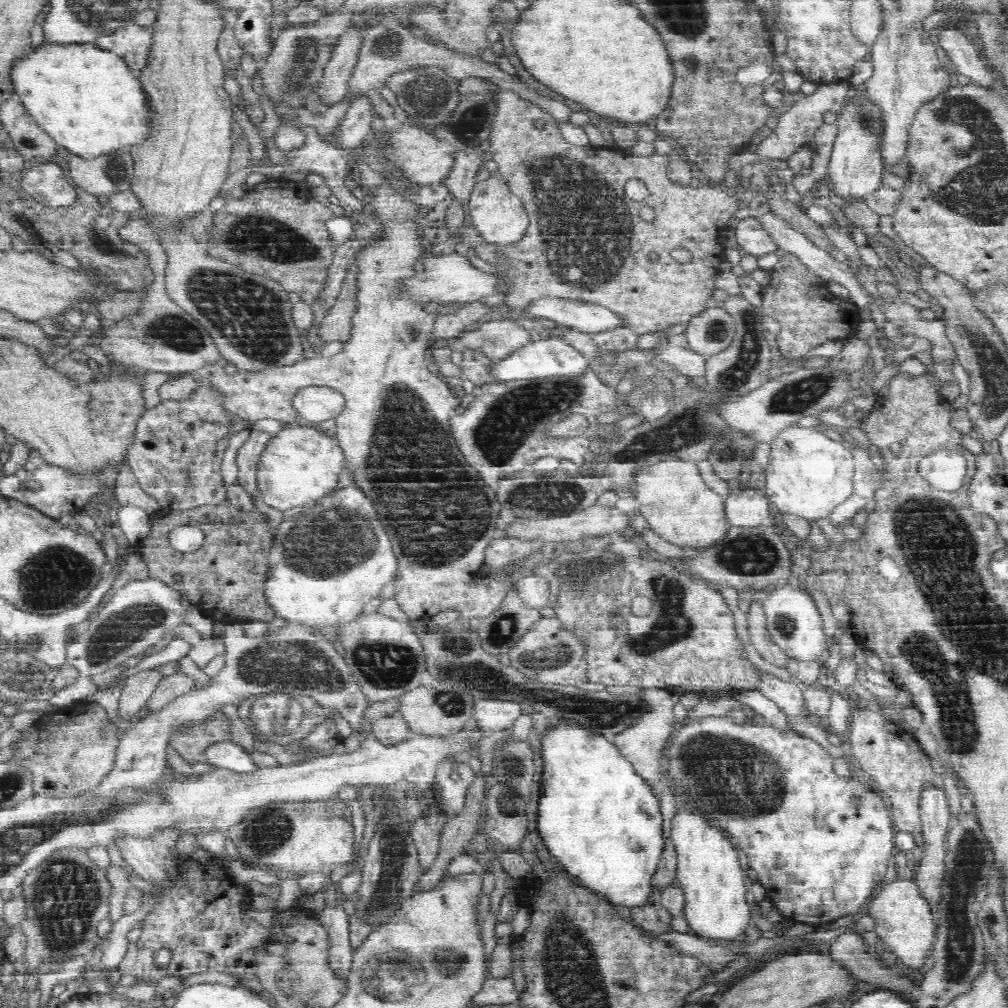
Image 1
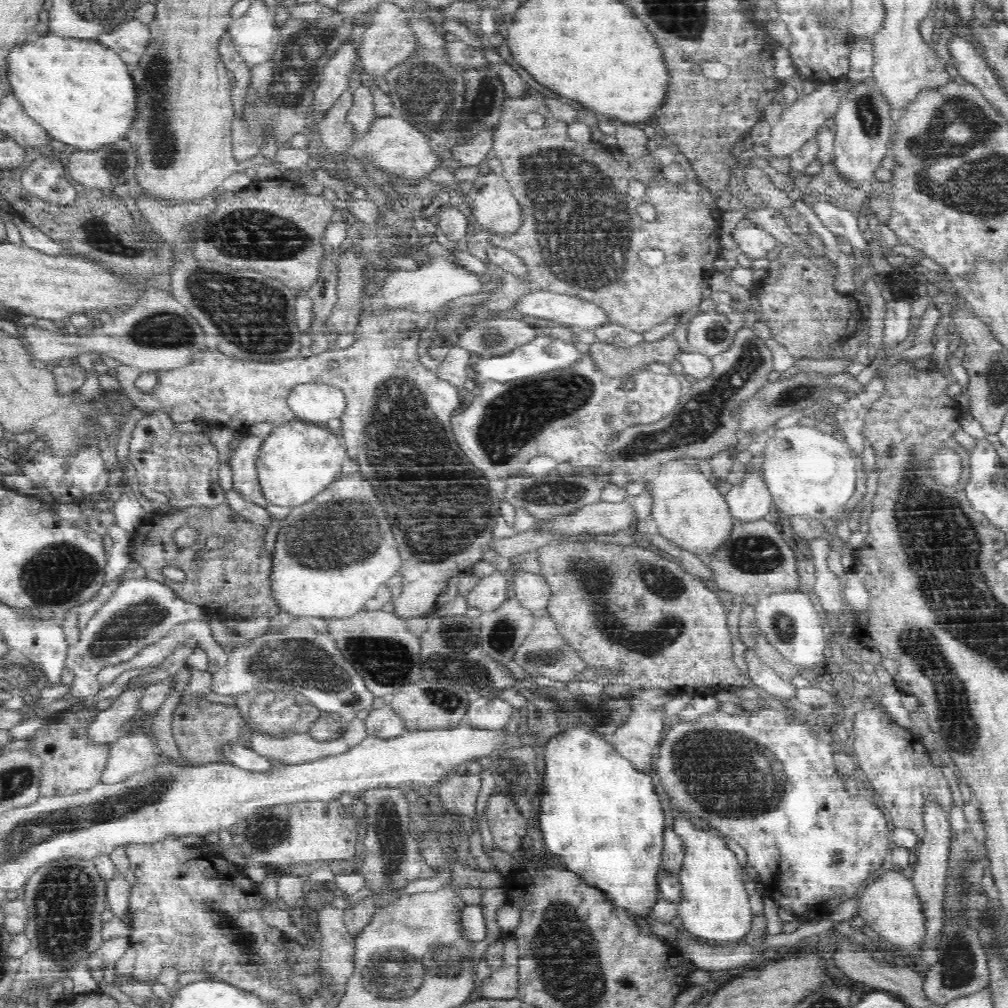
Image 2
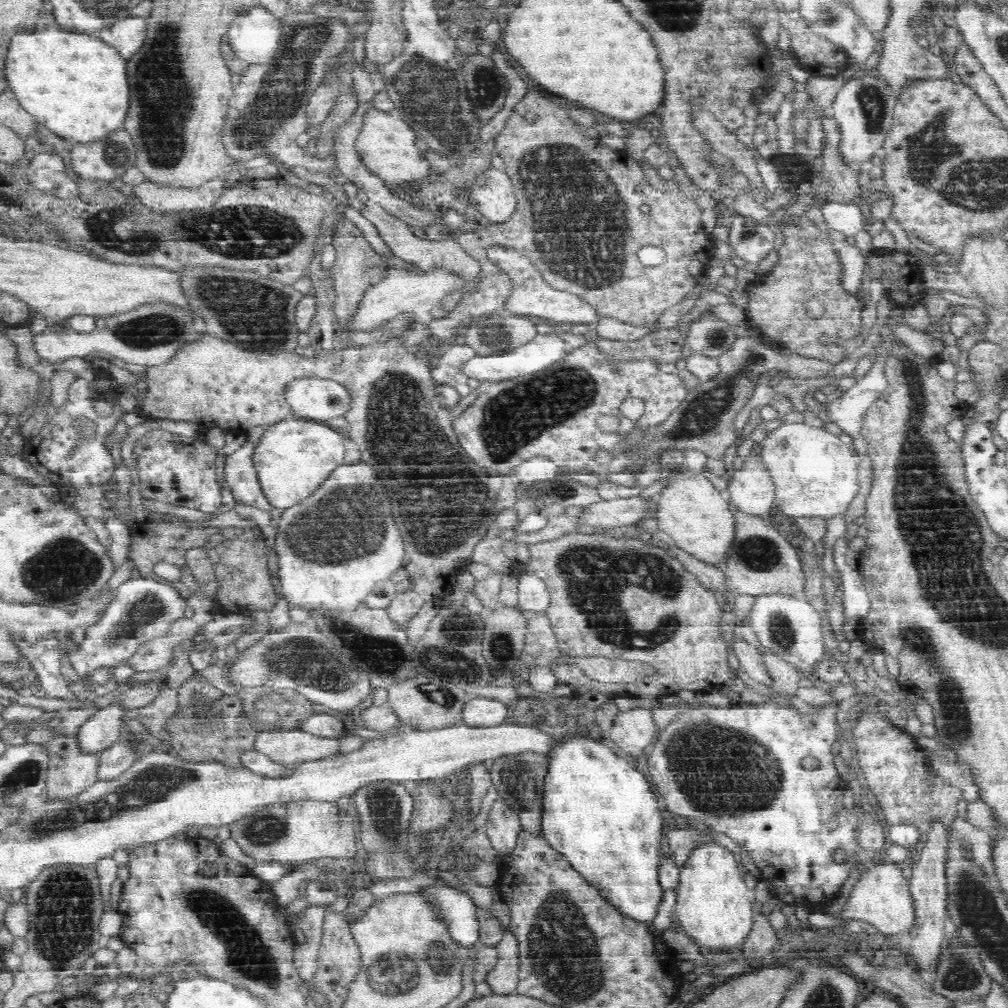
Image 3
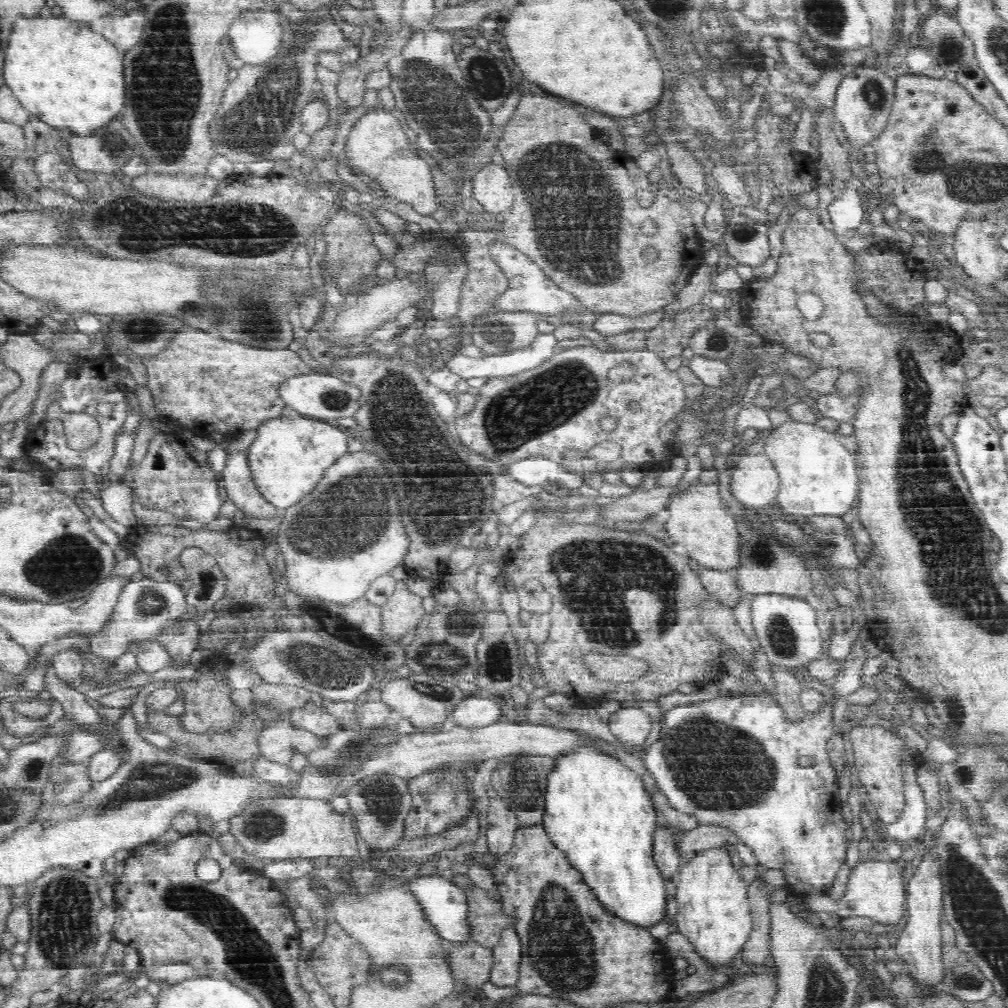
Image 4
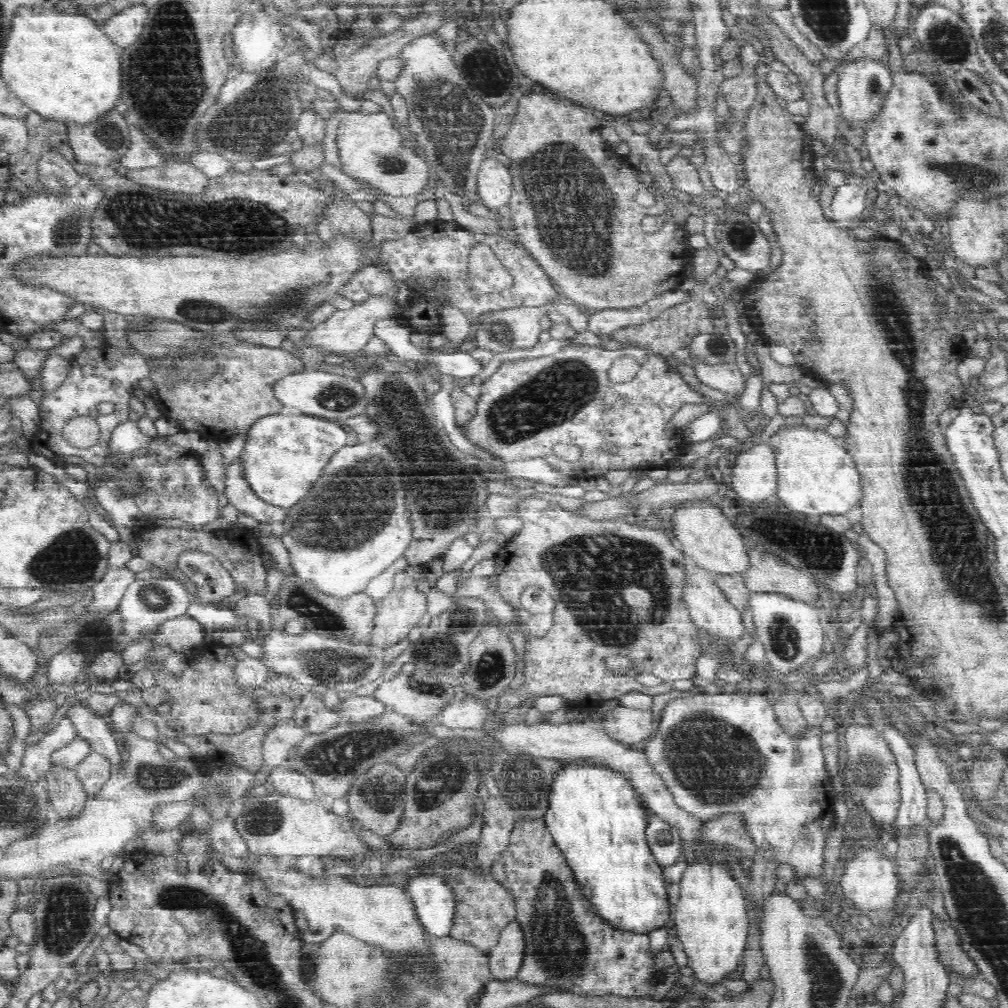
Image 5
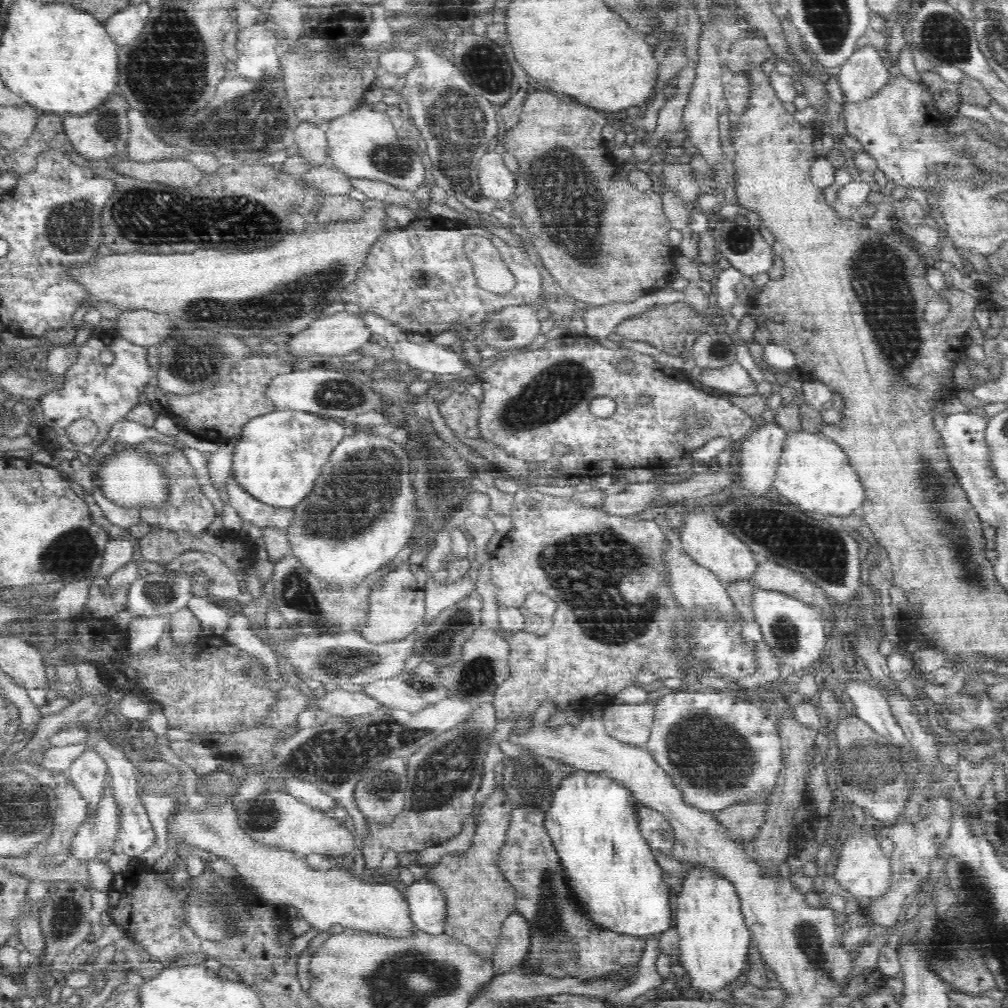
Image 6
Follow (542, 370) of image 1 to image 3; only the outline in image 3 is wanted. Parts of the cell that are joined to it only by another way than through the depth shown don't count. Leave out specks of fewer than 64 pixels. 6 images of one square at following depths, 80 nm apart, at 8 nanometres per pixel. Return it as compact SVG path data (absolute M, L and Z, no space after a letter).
M538 334L532 342L524 346L520 346L518 349L512 350L511 352L504 352L503 354L481 356L470 358L464 362L462 370L469 378L475 378L479 381L500 381L506 379L516 378L516 376L524 376L526 374L534 374L548 366L552 366L554 362L558 360L564 360L569 354L568 350L565 350L565 343L554 336L554 334Z

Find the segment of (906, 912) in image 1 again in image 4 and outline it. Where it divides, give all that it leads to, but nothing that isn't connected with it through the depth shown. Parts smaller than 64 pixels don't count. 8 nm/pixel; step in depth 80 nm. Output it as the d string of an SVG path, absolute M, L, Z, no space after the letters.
M870 860L870 862L862 862L850 876L848 880L848 892L846 896L840 900L831 900L824 891L813 891L812 893L804 896L802 904L807 907L808 911L816 912L827 912L830 915L837 918L848 918L854 916L868 916L868 918L874 919L874 922L878 922L880 930L882 925L888 926L888 933L890 929L897 925L904 924L906 922L906 893L904 888L904 880L902 879L901 869L896 865L895 862L880 862L880 860Z

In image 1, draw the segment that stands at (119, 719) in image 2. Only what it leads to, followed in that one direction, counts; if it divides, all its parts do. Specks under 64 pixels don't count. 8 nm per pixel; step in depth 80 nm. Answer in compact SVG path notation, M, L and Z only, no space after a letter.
M155 669L142 671L124 680L118 702L119 714L127 719L134 719L145 712L146 702L150 700L156 686L165 676Z

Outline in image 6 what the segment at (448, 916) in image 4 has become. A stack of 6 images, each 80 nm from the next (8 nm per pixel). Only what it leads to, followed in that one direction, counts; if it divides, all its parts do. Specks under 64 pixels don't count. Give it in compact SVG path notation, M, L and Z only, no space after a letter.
M418 873L404 896L408 903L409 918L416 929L434 936L445 933L447 902L437 884L428 882Z

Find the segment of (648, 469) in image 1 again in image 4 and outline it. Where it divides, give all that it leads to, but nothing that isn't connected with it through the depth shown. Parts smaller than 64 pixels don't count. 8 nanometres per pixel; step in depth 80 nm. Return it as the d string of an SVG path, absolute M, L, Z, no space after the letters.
M695 480L684 490L668 499L665 508L670 513L663 528L673 543L684 546L689 559L694 559L704 568L717 571L730 571L743 566L740 555L740 527L736 520L722 508L718 486Z

